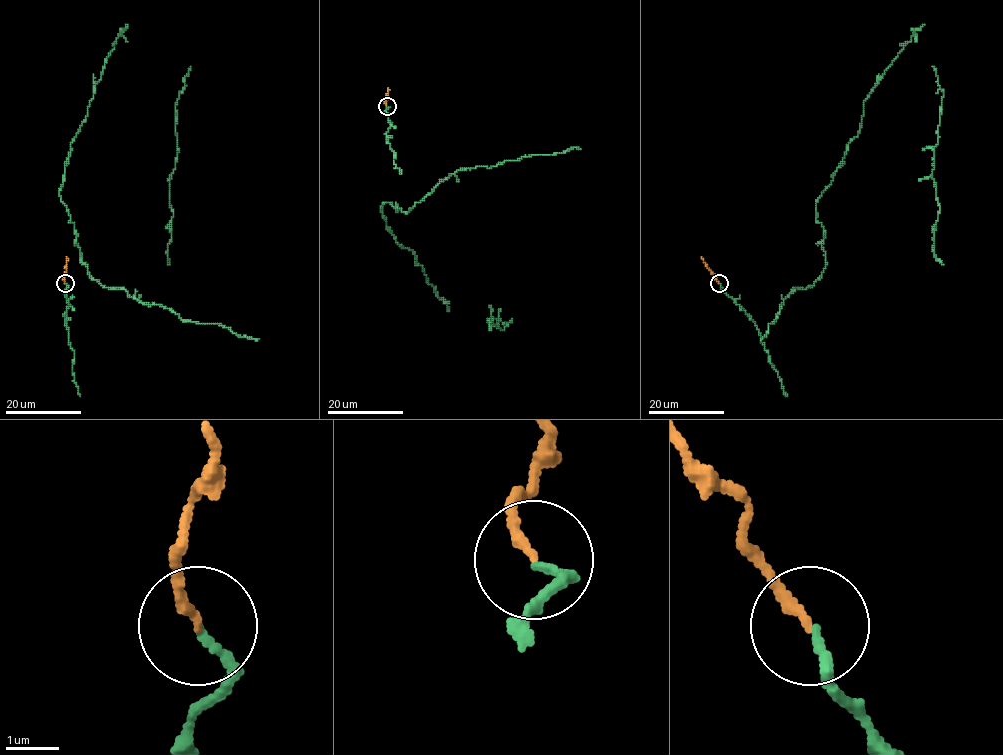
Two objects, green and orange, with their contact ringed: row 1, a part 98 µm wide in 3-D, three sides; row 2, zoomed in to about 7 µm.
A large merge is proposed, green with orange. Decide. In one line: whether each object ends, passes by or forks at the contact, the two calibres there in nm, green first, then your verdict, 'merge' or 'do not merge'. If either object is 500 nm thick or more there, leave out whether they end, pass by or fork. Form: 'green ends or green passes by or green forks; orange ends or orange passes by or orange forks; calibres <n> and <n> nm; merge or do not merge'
green ends; orange ends; calibres 160 and 200 nm; merge

